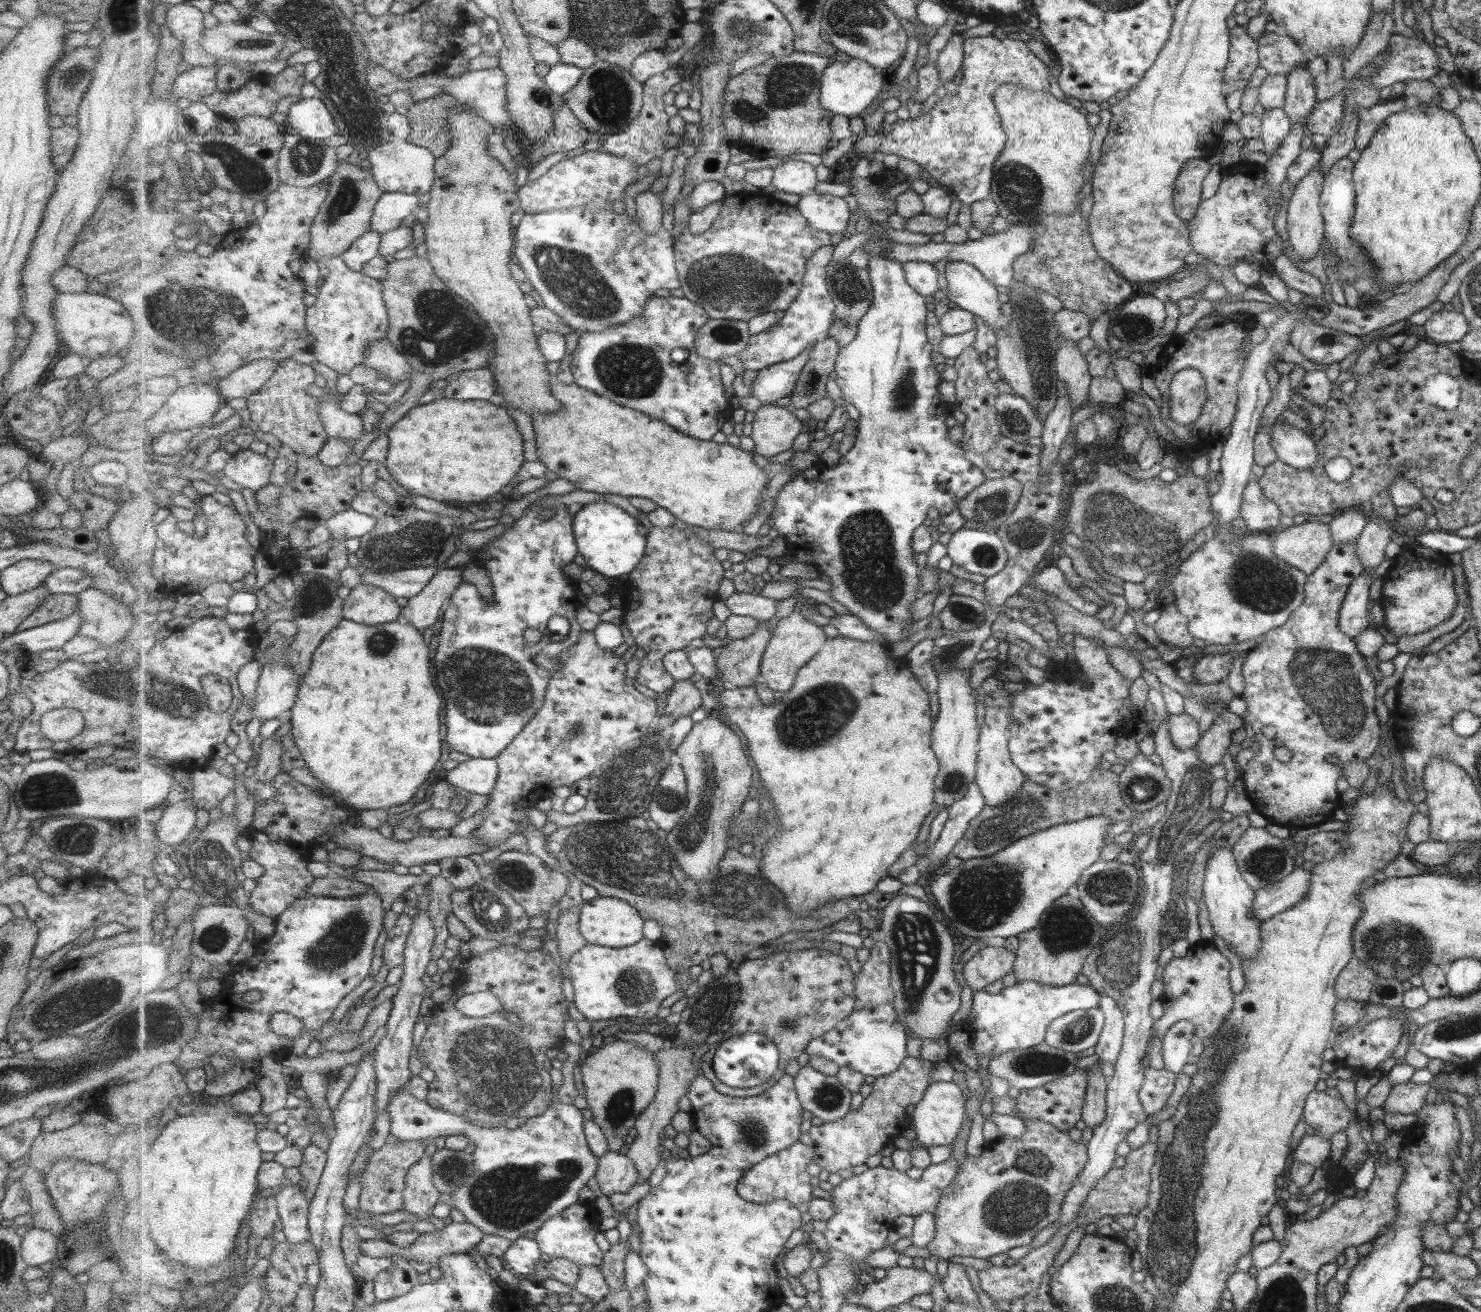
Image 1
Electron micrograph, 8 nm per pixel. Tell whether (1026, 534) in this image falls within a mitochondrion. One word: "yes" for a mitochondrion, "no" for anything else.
yes

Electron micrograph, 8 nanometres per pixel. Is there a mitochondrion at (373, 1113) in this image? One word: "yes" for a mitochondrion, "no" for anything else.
no

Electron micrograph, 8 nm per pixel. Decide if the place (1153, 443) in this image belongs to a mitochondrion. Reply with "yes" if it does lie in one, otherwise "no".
no

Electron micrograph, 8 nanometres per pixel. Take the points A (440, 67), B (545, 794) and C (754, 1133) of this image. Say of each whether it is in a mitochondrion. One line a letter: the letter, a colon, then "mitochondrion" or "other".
A: other
B: other
C: mitochondrion

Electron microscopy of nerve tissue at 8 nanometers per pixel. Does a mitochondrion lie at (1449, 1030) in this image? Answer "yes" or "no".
yes

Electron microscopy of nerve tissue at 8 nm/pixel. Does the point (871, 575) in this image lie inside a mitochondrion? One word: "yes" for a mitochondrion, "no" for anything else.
yes

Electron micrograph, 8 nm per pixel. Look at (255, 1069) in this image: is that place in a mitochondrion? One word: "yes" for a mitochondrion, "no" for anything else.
no

